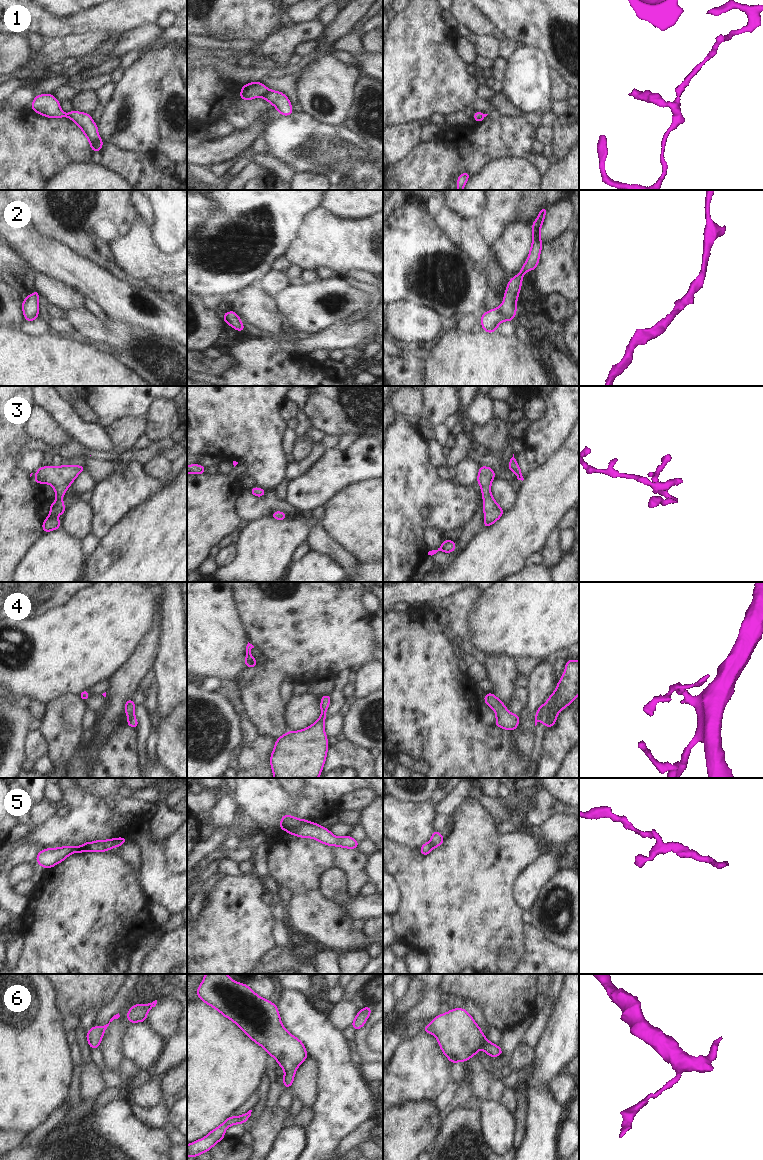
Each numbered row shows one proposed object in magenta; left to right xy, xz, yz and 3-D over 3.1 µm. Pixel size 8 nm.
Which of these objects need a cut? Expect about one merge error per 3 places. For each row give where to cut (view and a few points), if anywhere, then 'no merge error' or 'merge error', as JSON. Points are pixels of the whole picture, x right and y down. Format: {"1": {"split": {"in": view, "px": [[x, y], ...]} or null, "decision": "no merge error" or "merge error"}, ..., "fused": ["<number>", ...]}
{"1": {"split": {"in": "xz", "px": [[268, 89], [268, 92], [263, 97]]}, "decision": "merge error"}, "2": {"split": null, "decision": "no merge error"}, "3": {"split": null, "decision": "no merge error"}, "4": {"split": null, "decision": "no merge error"}, "5": {"split": {"in": "xz", "px": [[310, 822], [290, 826], [285, 830]]}, "decision": "merge error"}, "6": {"split": null, "decision": "no merge error"}, "fused": ["1", "5"]}

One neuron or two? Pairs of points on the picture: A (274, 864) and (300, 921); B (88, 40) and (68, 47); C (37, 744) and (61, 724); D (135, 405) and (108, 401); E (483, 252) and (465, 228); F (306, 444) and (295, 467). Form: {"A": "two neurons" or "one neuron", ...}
{"A": "one neuron", "B": "one neuron", "C": "two neurons", "D": "one neuron", "E": "one neuron", "F": "two neurons"}

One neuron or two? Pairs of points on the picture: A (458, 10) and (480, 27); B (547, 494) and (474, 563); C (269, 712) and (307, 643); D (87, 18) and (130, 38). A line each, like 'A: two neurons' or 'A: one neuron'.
A: one neuron
B: one neuron
C: one neuron
D: two neurons

